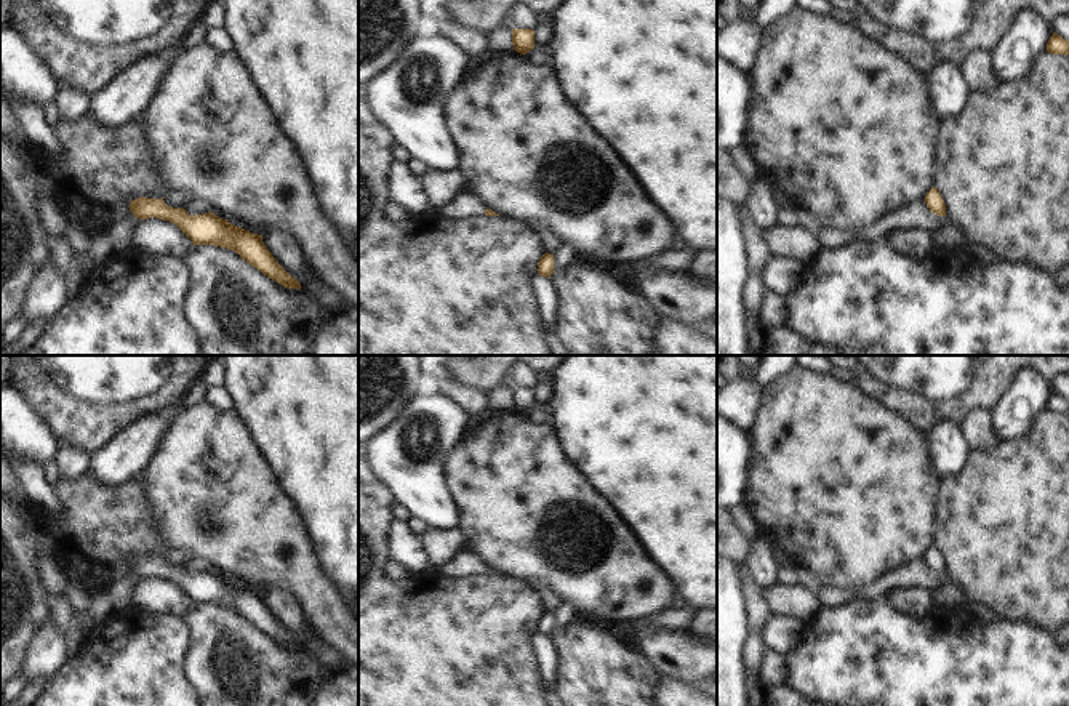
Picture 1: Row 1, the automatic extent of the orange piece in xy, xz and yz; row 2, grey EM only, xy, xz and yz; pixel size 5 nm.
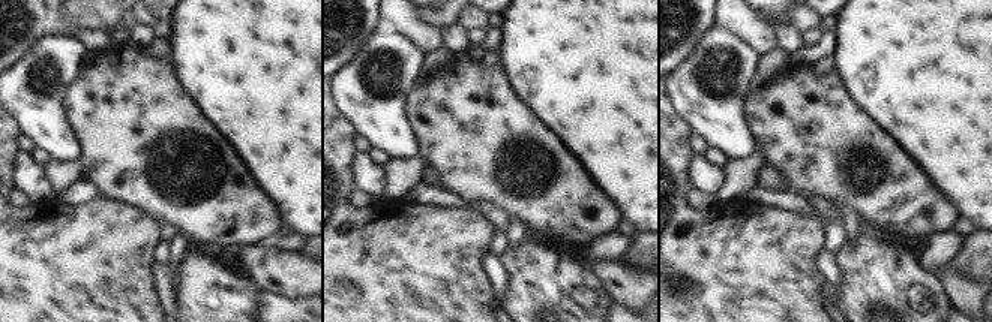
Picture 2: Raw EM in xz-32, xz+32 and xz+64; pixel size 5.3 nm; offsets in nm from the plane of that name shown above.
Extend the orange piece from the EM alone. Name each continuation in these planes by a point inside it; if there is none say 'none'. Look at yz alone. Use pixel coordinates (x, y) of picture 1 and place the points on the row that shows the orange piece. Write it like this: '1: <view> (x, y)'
none

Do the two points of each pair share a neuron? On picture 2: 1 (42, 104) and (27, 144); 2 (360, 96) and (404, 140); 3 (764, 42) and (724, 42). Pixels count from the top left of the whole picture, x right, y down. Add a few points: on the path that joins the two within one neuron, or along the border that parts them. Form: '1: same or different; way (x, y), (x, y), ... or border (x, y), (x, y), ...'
1: different; border (21, 132), (35, 147)
2: same; way (371, 107), (393, 129)
3: different; border (725, 27), (760, 54)

